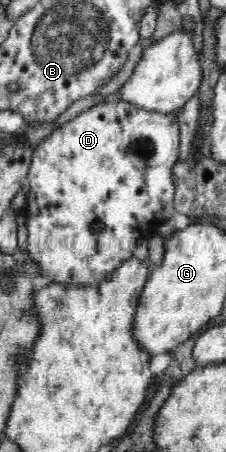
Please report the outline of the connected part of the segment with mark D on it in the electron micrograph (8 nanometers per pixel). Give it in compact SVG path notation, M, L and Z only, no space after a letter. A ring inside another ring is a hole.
M120 99L115 102L94 104L92 107L82 111L60 127L54 129L50 135L42 140L34 149L31 167L29 172L30 191L28 205L20 211L20 215L28 216L28 238L27 253L28 258L37 259L41 264L42 275L51 277L53 282L63 284L74 284L80 286L88 282L99 282L108 279L109 273L118 267L118 264L126 258L133 257L132 249L136 245L134 239L141 238L142 235L154 235L157 228L165 221L170 220L175 208L173 207L176 188L172 182L172 167L179 159L179 125L178 118L174 114L163 114L155 111L148 111L128 100ZM92 224L102 224L102 231L93 231Z

